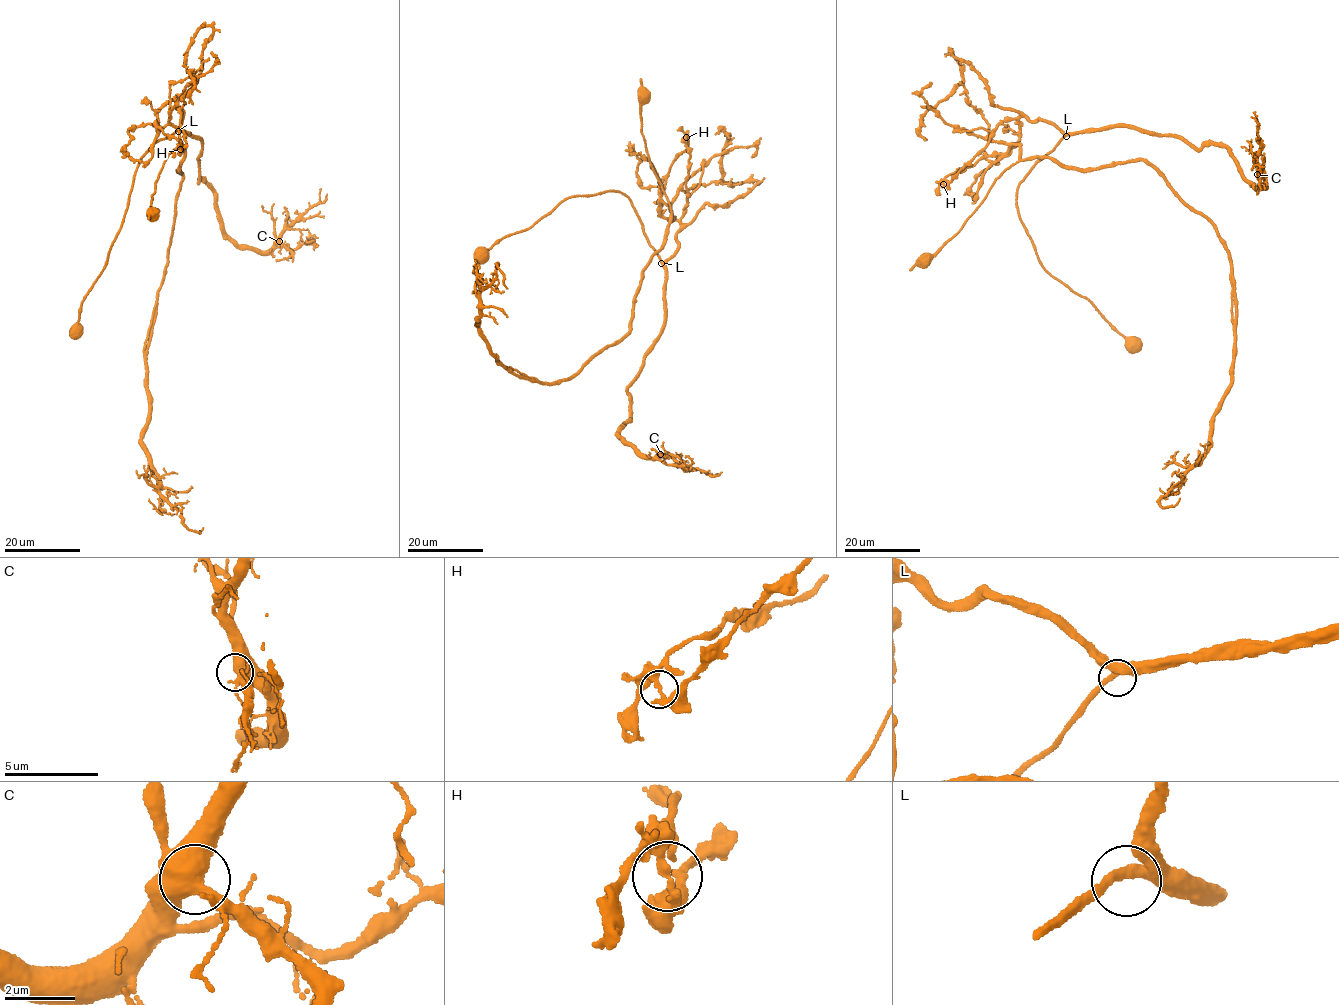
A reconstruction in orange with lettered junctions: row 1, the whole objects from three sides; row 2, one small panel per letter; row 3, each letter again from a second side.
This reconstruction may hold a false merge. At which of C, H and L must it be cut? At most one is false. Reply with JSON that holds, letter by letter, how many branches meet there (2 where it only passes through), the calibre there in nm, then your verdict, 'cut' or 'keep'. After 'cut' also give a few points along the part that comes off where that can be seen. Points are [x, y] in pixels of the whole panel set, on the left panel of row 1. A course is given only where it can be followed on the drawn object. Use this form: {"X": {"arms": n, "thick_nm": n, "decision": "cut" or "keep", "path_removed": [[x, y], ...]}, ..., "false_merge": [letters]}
{"C": {"arms": 3, "thick_nm": 480, "decision": "keep"}, "H": {"arms": 3, "thick_nm": 200, "decision": "cut", "path_removed": [[180, 149], [159, 126], [179, 131], [186, 150], [146, 354], [142, 447], [156, 488], [191, 530], [203, 527]]}, "L": {"arms": 3, "thick_nm": 280, "decision": "keep"}, "false_merge": ["H"]}

